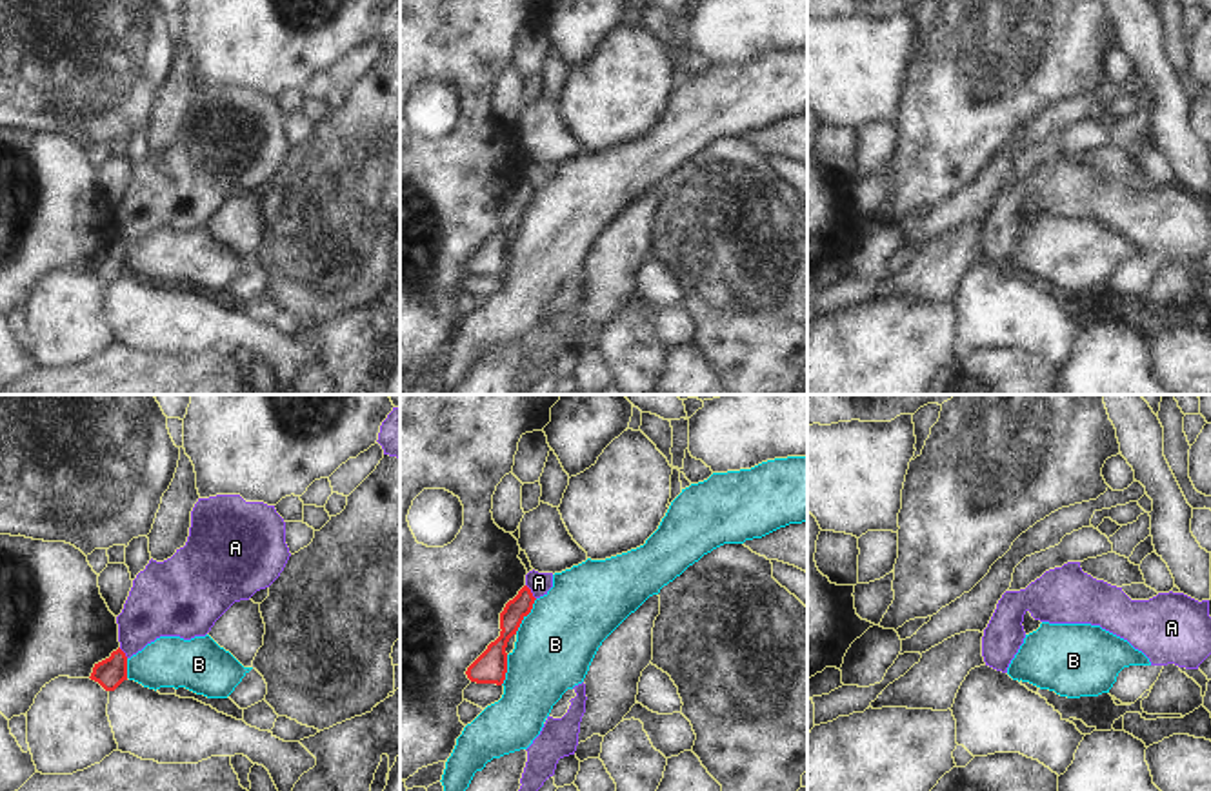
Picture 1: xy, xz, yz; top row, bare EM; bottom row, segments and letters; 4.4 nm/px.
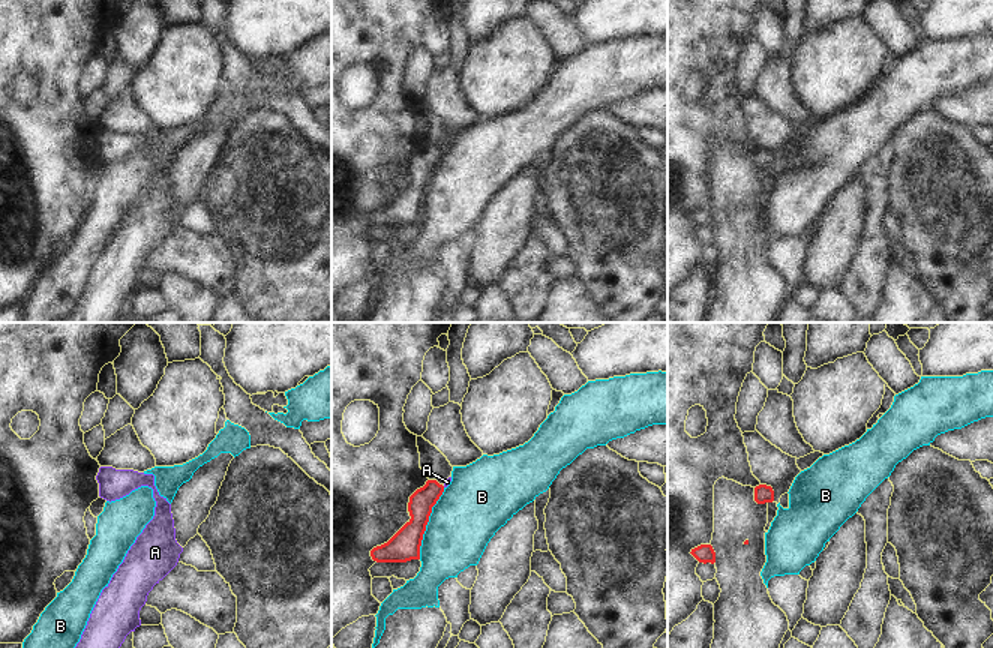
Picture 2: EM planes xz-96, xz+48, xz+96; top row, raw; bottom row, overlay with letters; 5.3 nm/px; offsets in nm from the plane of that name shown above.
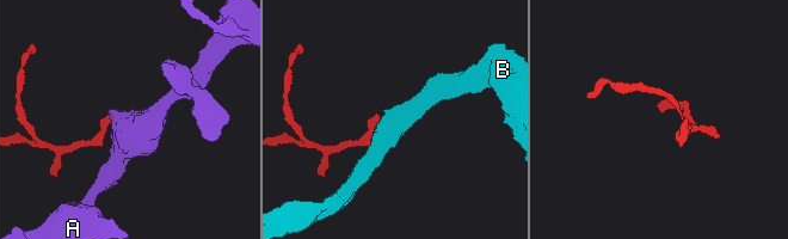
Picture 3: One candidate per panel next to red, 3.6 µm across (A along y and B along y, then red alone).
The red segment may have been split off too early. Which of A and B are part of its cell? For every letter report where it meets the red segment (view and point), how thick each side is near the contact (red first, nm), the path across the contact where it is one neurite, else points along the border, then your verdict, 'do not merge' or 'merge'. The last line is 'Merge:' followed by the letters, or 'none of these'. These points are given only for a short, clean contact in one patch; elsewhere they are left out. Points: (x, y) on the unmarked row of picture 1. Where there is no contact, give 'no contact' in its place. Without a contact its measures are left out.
A: contact xz (530, 184); calibres 100 and 100 nm; border xz (526, 177), (535, 191); do not merge
B: contact xz (526, 208); calibres 120 and 360 nm; border xz (537, 191), (515, 226); do not merge
Merge: none of these

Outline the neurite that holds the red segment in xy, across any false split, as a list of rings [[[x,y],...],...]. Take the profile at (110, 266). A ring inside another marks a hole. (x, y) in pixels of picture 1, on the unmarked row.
[[[118,240],[109,251],[95,256],[91,273],[98,275],[105,284],[115,284],[124,273],[127,273],[127,249]]]

